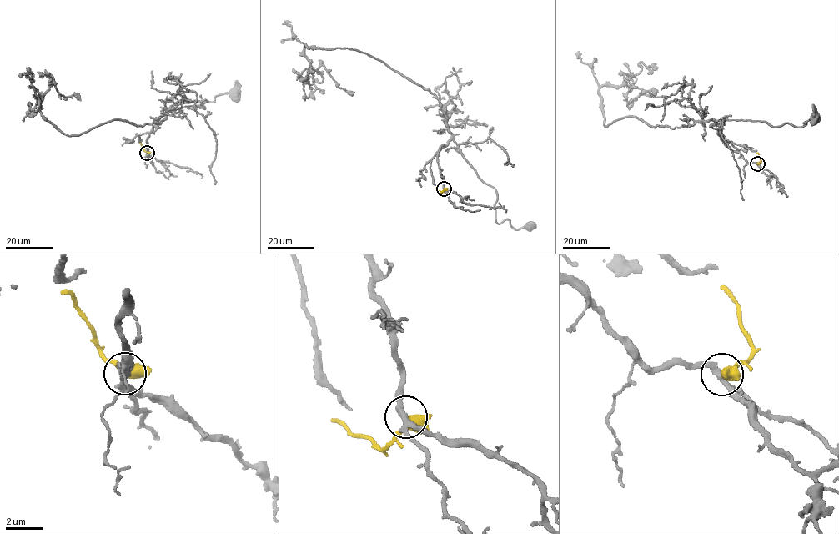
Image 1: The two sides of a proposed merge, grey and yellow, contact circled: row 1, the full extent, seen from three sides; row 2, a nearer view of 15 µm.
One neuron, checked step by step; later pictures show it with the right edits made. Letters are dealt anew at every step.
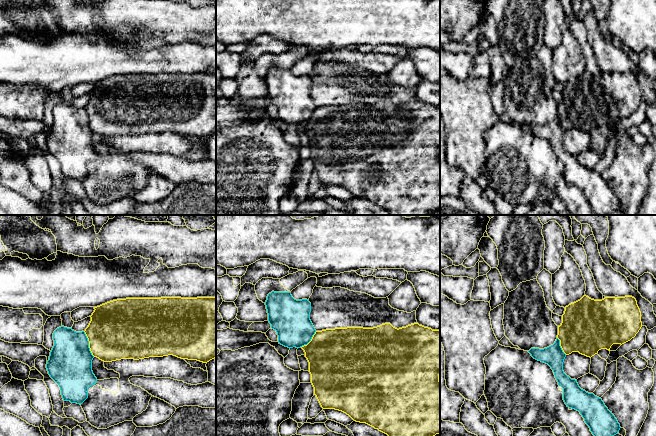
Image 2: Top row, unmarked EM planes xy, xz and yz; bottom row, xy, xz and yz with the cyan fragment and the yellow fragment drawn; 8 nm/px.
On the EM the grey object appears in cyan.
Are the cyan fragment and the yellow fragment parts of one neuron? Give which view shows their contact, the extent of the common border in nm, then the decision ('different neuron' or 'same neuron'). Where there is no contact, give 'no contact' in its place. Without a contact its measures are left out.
meets cyan in xy; contact 220 nm long; different neuron

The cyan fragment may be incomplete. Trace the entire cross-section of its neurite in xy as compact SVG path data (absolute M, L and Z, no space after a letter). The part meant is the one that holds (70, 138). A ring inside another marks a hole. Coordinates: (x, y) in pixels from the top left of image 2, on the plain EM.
M61 102L53 109L54 122L50 128L46 144L50 153L59 161L64 177L82 180L88 174L88 164L97 158L92 147L92 131L89 124L89 117L84 107L76 108L72 104Z

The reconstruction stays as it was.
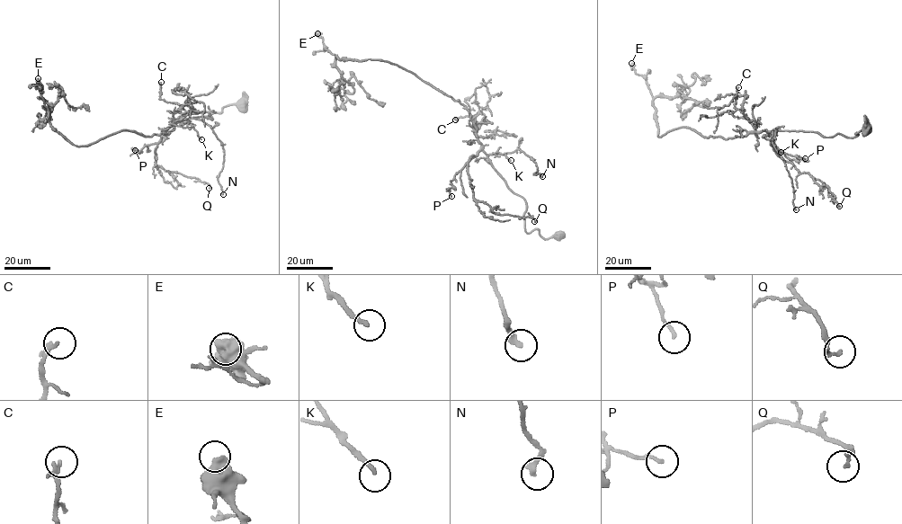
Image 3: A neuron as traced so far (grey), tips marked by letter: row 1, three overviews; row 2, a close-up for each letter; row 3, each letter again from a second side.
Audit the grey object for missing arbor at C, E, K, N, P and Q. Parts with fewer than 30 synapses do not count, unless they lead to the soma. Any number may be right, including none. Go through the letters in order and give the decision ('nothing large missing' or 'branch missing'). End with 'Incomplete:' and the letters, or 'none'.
C: nothing large missing
E: nothing large missing
K: nothing large missing
N: nothing large missing
P: nothing large missing
Q: nothing large missing
Incomplete: none

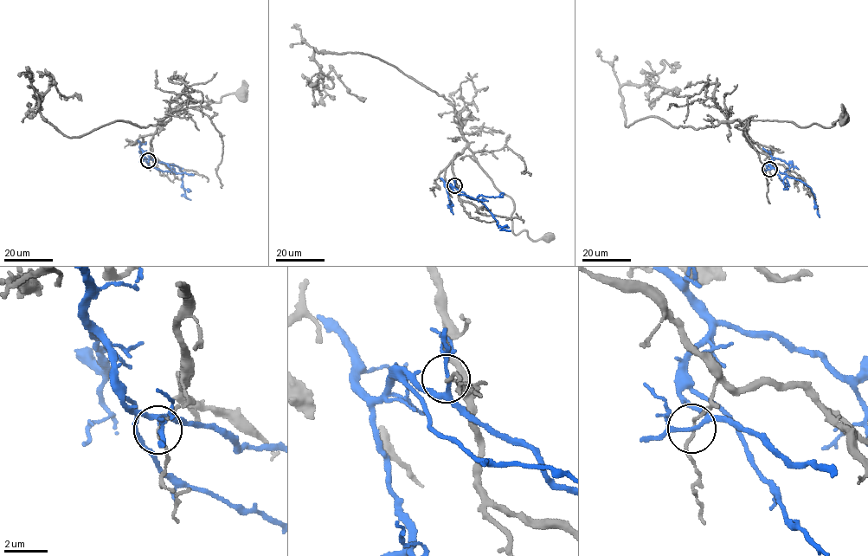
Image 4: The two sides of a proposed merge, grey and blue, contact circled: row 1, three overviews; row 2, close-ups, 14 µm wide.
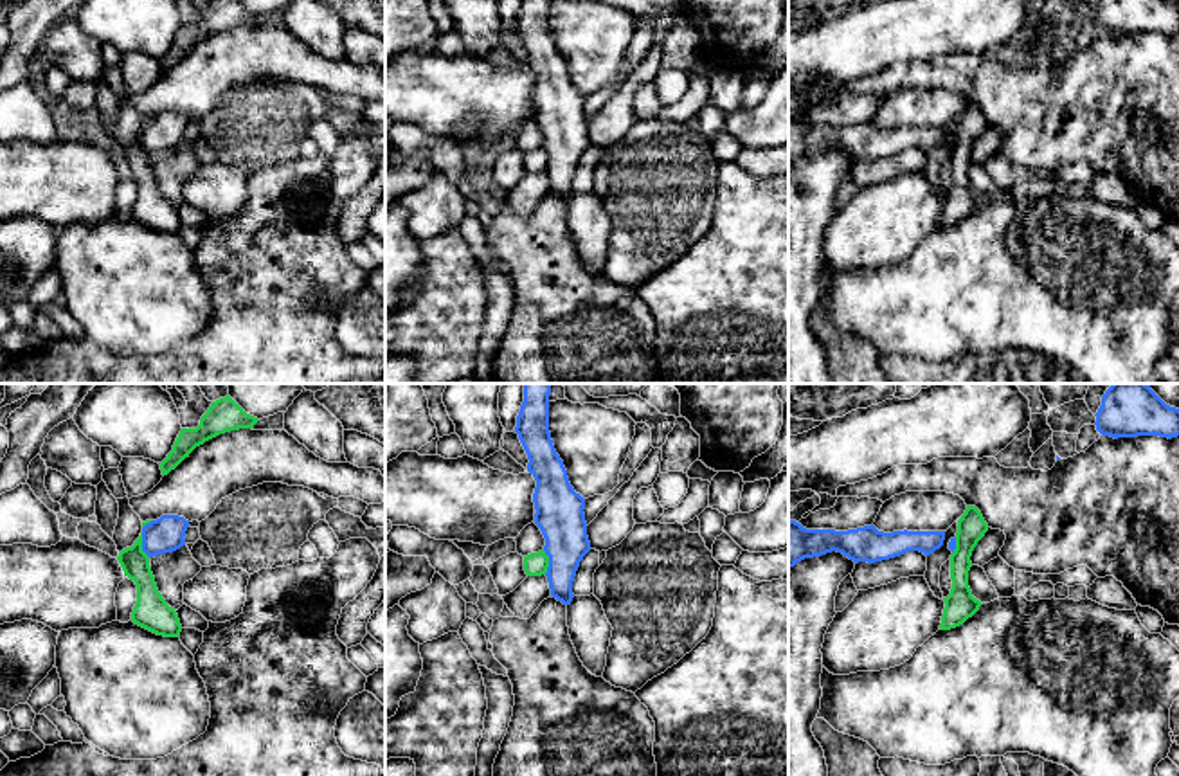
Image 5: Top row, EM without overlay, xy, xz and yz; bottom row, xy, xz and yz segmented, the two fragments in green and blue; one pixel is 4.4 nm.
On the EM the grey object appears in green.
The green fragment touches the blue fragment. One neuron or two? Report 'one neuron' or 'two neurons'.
two neurons

